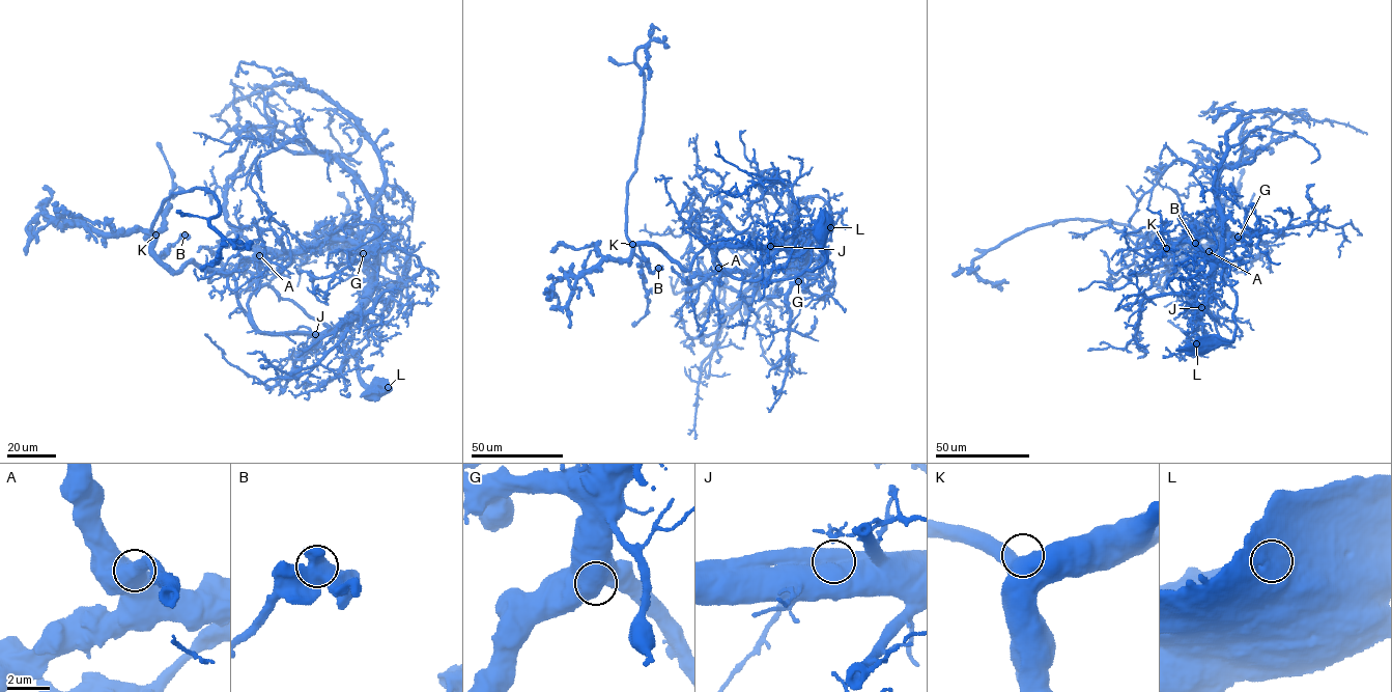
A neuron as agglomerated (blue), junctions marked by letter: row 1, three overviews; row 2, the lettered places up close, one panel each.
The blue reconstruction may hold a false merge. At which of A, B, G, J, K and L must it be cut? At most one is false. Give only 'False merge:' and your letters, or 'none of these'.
False merge: none of these

